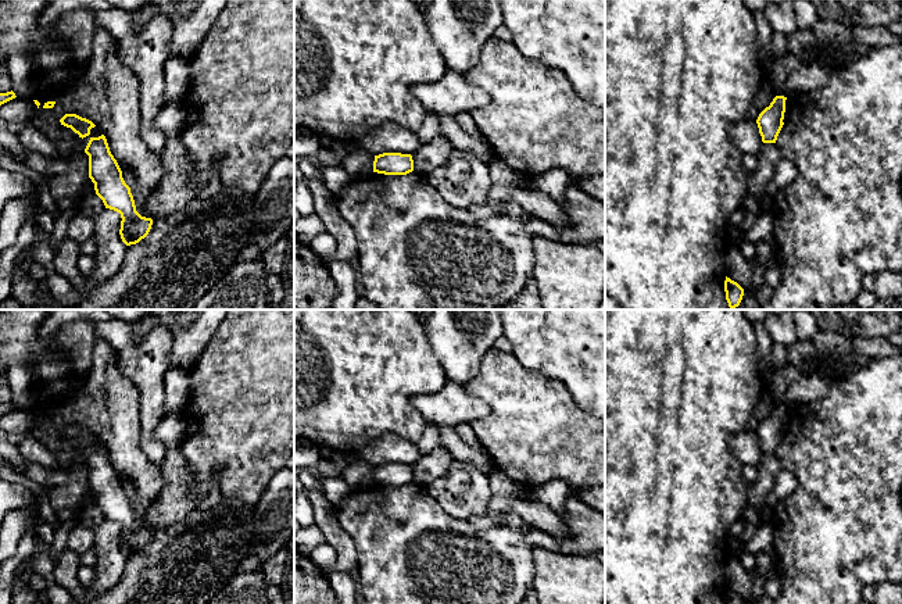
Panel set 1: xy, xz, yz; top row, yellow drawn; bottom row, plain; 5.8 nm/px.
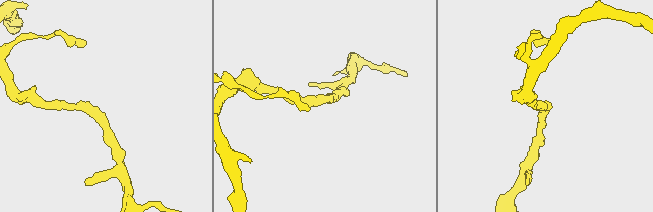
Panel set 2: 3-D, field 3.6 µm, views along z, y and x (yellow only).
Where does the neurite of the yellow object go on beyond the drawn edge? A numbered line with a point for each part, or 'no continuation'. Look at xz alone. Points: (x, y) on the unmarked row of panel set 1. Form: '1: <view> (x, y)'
no continuation

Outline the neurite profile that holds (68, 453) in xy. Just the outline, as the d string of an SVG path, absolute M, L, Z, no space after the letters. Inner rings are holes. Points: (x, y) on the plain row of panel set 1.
M64 436L60 437L60 448L53 453L58 465L61 468L67 468L71 464L85 464L85 460L92 448L101 447L101 442L94 437L90 440L90 446L86 448L80 448L78 444L75 444L71 439L67 439Z

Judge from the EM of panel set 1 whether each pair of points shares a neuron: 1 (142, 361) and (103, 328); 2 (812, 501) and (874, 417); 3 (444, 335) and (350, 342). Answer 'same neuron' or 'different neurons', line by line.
1: same neuron
2: same neuron
3: different neurons

